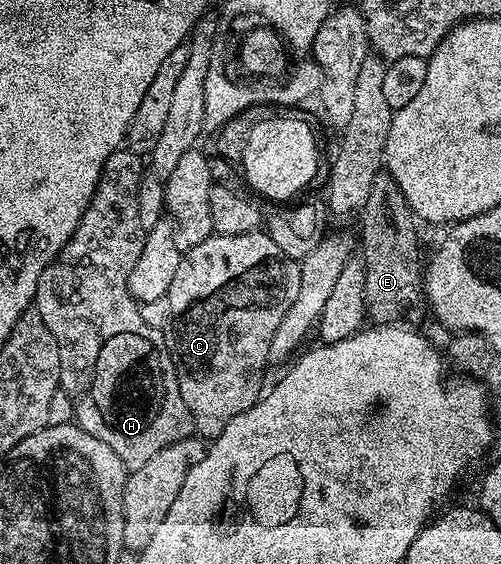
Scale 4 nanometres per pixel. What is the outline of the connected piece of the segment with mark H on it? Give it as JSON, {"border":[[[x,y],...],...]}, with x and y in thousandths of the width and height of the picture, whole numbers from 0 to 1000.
{"border":[[[240,266],[218,273],[218,280],[198,309],[190,342],[182,346],[182,362],[170,372],[170,379],[162,387],[154,408],[138,422],[138,429],[82,486],[66,534],[68,551],[82,557],[82,571],[90,571],[90,578],[98,578],[98,592],[106,592],[106,599],[114,599],[114,613],[122,628],[118,679],[122,693],[138,699],[142,707],[148,750],[168,759],[178,770],[186,770],[186,777],[202,777],[202,784],[210,784],[210,791],[218,791],[218,798],[226,798],[226,805],[234,805],[234,812],[242,816],[255,839],[269,837],[281,826],[289,826],[289,819],[297,819],[297,812],[305,812],[305,805],[313,805],[313,798],[329,798],[329,791],[337,791],[345,784],[383,778],[389,766],[389,750],[377,734],[377,720],[369,720],[369,706],[361,706],[361,691],[349,668],[349,644],[341,638],[341,624],[333,619],[323,587],[289,573],[289,564],[281,564],[277,539],[263,528],[259,514],[253,512],[253,495],[265,472],[273,468],[273,457],[281,457],[289,424],[289,410],[273,379],[275,330],[289,310],[285,291],[287,285],[271,270]]]}

